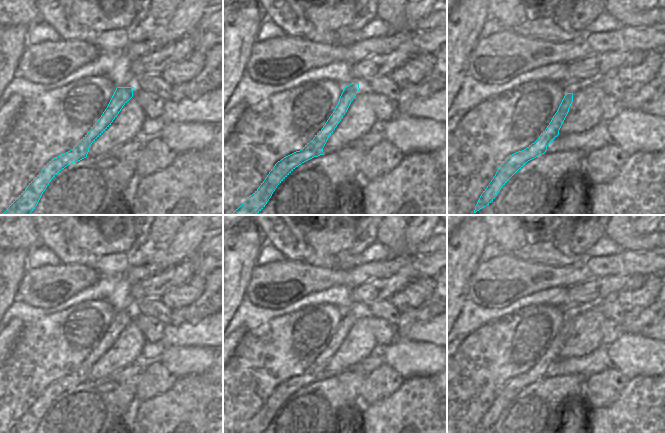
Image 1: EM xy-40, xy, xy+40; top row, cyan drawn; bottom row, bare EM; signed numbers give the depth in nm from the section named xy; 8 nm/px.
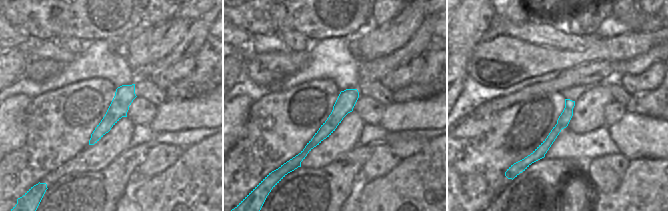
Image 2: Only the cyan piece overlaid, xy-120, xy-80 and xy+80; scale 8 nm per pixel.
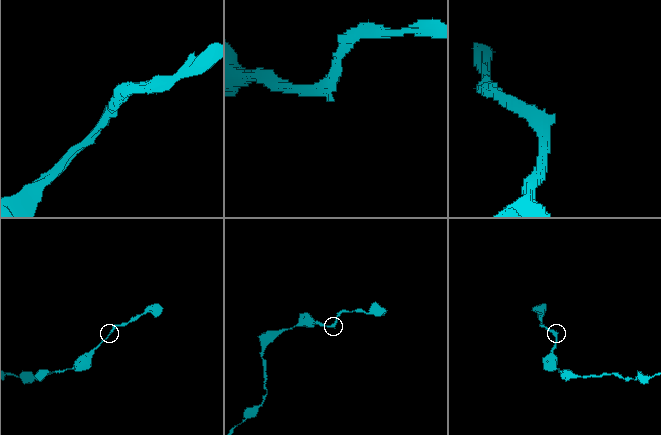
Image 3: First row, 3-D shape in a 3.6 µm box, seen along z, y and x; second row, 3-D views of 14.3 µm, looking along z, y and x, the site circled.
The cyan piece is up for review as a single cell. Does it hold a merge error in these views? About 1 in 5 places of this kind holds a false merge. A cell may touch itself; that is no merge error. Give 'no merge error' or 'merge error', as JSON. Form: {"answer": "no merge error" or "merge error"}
{"answer": "no merge error"}

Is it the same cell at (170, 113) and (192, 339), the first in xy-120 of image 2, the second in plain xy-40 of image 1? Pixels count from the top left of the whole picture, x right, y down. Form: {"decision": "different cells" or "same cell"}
{"decision": "same cell"}

